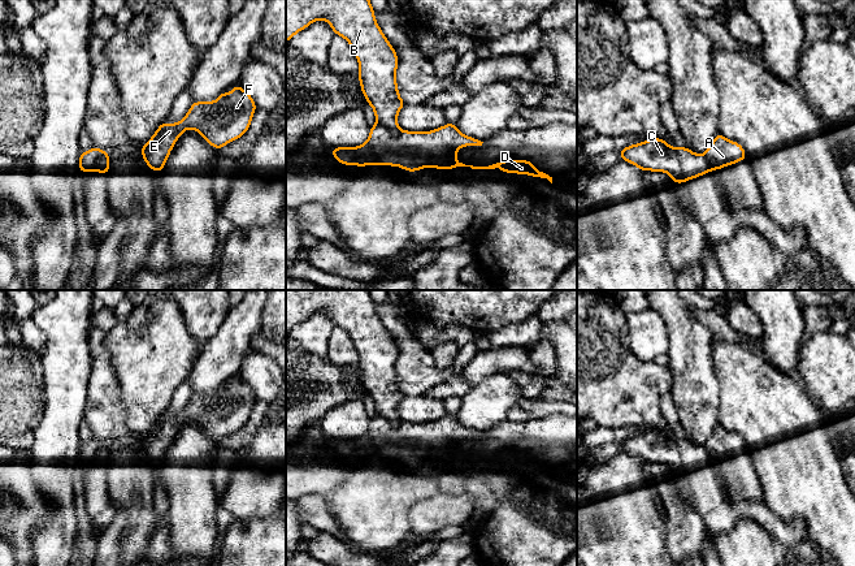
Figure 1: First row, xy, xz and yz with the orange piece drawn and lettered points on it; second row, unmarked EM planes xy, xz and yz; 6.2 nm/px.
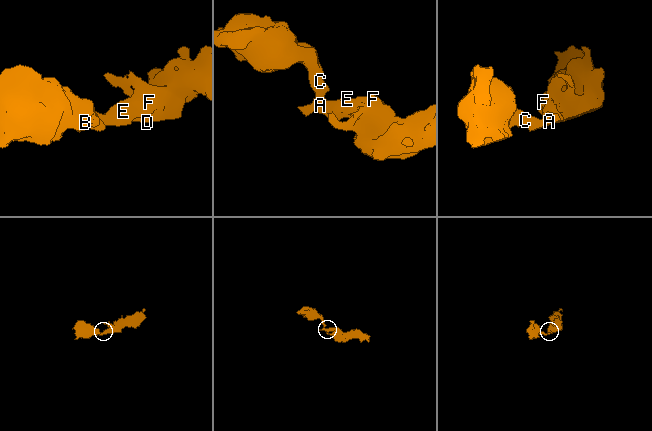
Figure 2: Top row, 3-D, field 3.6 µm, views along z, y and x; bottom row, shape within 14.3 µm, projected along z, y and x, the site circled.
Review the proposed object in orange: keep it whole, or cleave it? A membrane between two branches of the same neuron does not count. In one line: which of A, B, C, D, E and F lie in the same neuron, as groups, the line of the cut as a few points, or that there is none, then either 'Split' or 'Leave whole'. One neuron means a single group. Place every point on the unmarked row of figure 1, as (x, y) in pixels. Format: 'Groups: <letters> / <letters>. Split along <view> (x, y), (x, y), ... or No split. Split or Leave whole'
Groups: A D E F / B C. Split along xy (108, 453), (99, 452), (90, 462). Split

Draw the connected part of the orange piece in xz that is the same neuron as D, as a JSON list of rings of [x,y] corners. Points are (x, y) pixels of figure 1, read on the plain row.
[[[450,414],[431,423],[387,420],[376,415],[370,419],[365,435],[357,438],[330,440],[330,444],[338,454],[344,457],[395,457],[408,463],[422,462],[425,458],[437,461],[500,459],[503,465],[529,466],[547,470],[552,475],[552,468],[539,463],[529,451],[502,451],[489,458],[473,458],[457,453],[456,445],[460,438],[482,437],[482,435],[473,428],[464,427],[455,415]]]

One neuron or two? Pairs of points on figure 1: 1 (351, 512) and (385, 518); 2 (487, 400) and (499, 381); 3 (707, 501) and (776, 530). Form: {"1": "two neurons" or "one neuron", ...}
{"1": "one neuron", "2": "one neuron", "3": "one neuron"}

